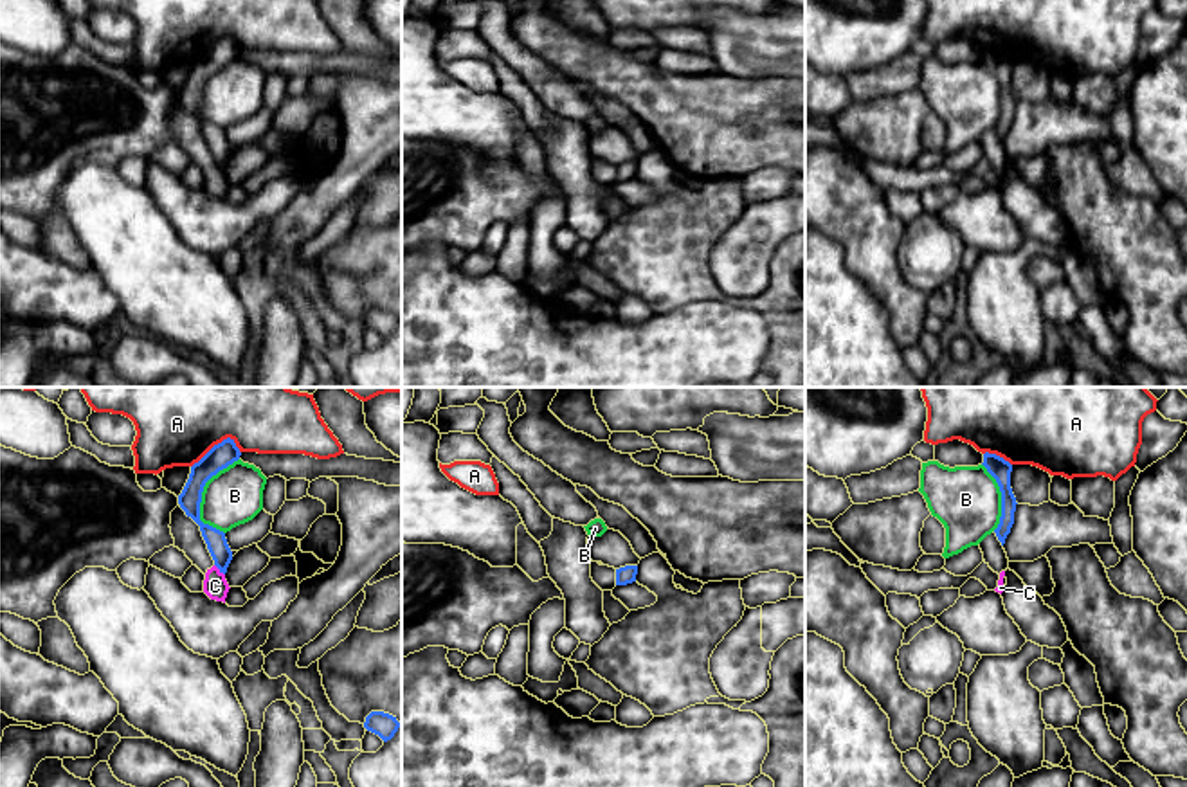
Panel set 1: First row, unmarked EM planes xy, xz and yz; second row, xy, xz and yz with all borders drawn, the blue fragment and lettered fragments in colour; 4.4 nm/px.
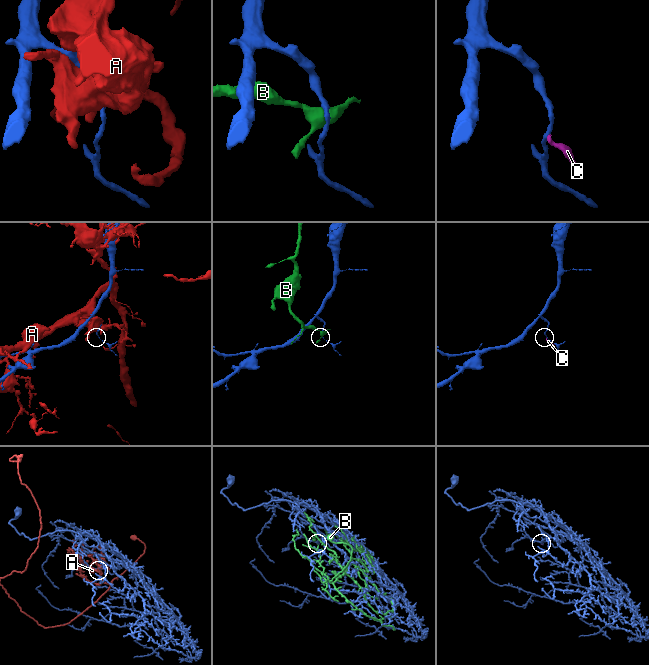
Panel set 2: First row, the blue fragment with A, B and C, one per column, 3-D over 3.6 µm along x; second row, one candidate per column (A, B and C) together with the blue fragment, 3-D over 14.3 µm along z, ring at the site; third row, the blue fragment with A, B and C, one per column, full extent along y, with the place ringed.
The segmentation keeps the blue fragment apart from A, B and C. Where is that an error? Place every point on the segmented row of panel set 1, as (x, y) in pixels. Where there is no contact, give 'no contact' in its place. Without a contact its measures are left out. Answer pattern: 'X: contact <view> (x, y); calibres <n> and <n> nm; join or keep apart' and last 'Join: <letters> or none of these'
A: contact xy (215, 445); calibres 110 and 500 nm; keep apart
B: contact xy (200, 497); calibres 110 and 260 nm; keep apart
C: contact xy (218, 568); calibres 90 and 110 nm; keep apart
Join: none of these

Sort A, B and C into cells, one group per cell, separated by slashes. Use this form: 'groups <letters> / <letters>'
groups A / B / C

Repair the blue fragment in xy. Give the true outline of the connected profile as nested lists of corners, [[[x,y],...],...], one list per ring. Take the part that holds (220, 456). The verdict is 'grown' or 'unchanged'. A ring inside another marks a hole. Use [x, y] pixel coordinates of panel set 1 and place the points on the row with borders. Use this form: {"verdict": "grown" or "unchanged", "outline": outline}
{"verdict": "unchanged", "outline": [[[231,438],[214,445],[198,463],[191,466],[189,479],[182,493],[178,495],[180,508],[186,511],[187,517],[191,517],[200,526],[202,537],[214,560],[214,565],[223,574],[227,573],[227,567],[232,560],[232,551],[227,544],[223,531],[200,520],[200,502],[205,483],[220,470],[238,461],[240,456],[241,452]]]}

